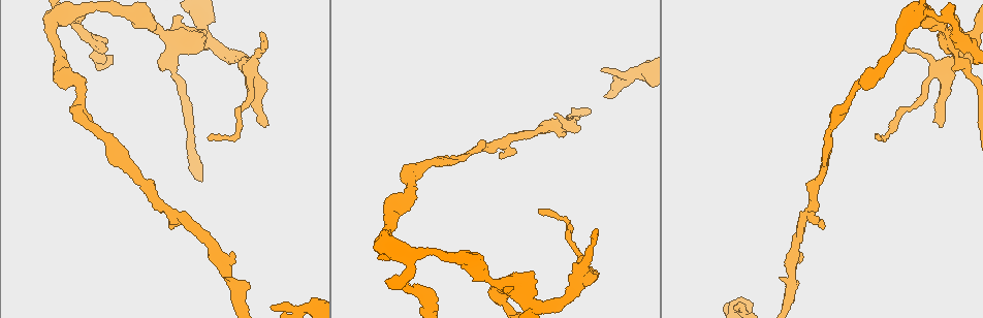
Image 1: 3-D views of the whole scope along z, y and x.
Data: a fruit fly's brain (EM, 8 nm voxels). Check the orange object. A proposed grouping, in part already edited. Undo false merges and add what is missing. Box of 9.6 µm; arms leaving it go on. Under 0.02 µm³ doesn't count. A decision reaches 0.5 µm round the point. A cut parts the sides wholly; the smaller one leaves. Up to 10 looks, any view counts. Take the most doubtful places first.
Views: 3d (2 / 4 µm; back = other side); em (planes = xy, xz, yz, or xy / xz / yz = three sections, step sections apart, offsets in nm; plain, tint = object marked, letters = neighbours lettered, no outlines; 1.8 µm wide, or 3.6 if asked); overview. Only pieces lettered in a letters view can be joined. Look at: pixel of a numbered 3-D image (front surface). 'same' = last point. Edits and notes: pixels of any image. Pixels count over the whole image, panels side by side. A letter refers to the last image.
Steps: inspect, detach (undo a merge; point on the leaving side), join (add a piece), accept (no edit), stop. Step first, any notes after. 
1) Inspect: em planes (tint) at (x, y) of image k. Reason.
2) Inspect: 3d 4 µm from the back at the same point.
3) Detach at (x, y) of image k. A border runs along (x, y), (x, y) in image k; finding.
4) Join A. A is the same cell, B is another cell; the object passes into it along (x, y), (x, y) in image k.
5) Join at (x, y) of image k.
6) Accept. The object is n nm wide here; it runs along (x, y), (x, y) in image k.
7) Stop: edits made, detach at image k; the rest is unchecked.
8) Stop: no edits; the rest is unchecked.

Inspect: 3d 4 µm at (273, 305) of image 1. Free end.

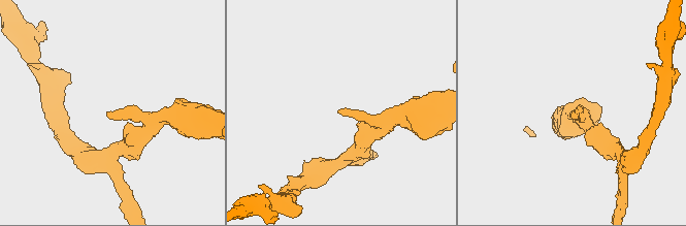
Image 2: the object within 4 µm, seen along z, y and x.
Inspect: em planes (letters) at (109, 112) of image 2.

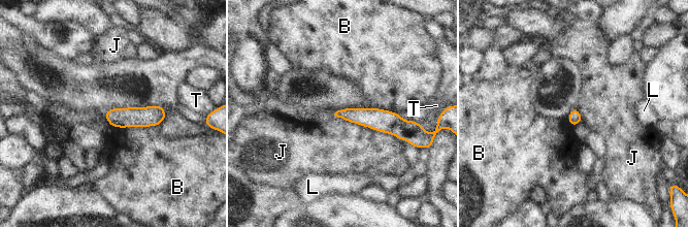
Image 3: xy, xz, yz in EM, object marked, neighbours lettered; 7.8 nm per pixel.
Accept. The longest contact is with J, 550 nm; B, J, L and T are other cells; it runs along (338, 114), (403, 124) in image 3; none of them fits.

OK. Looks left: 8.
Inspect: em planes (letters) at (598, 274) of image 1. Free end.

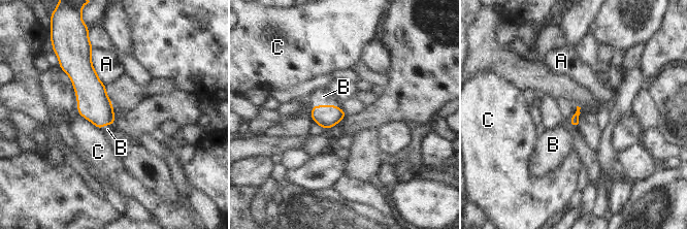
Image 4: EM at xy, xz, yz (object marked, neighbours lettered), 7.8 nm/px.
Join B. B is the same cell, A and C are other cells; the object passes into it along (329, 116), (327, 105), (323, 96) in image 4; the neuron continues.

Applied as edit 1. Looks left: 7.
Inspect: overview.

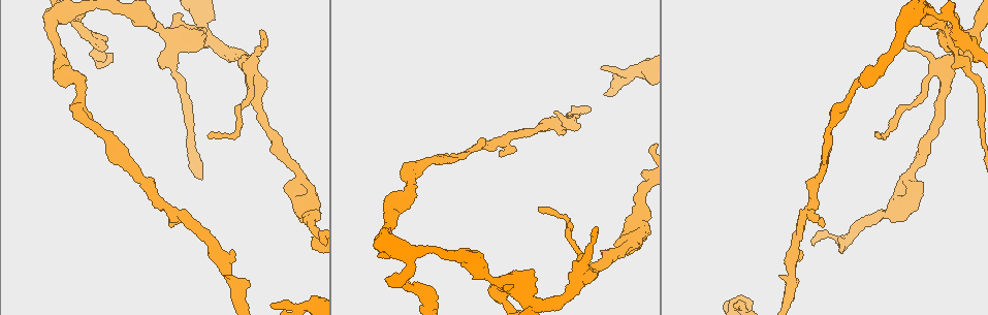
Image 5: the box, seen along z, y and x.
Inspect: 3d 4 µm at (916, 209) of image 5. An open end.

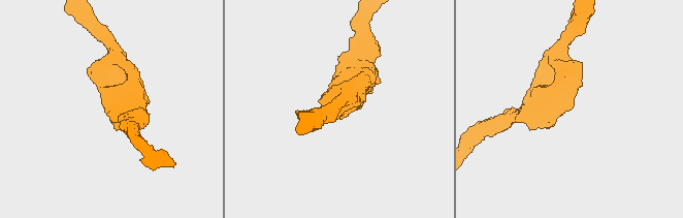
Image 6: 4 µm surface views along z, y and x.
Inspect: em yz step 4 (letters) at (569, 109) of image 6. Need the tissue.

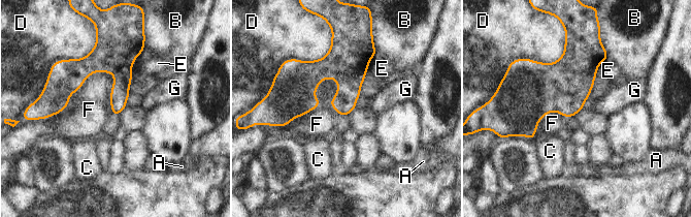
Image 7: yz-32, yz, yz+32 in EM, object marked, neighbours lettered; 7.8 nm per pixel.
Inspect: em planes (letters) at the same point. Another direction.

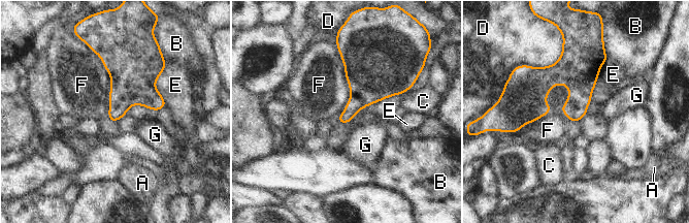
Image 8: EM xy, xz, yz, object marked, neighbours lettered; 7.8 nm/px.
Accept. A, B, C, D, E, F and G are other cells; a border runs along (568, 88), (509, 133) in image 8; no lettered piece goes on from it.

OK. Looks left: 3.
Inspect: em yz step 4 (letters) at (177, 15) of image 5. Free end.

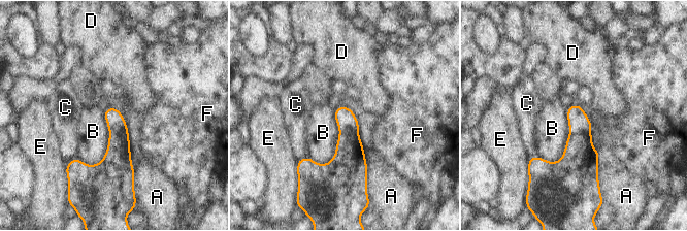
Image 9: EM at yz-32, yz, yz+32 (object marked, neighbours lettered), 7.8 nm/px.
Accept. The longest contact is with B, 440 nm; A, B, C, D, E and F are other cells; a border runs along (115, 107), (122, 114), (127, 125) in image 9; none of them fits.

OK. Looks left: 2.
Stop: edits made, join at image 4; the rest is unchecked.

